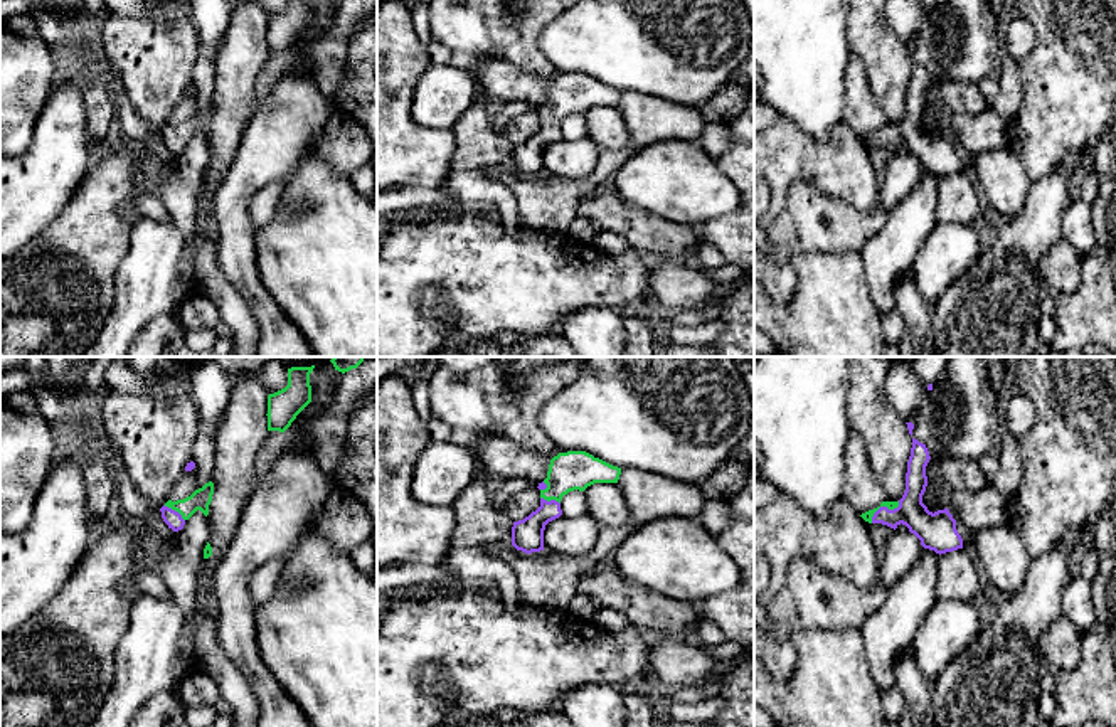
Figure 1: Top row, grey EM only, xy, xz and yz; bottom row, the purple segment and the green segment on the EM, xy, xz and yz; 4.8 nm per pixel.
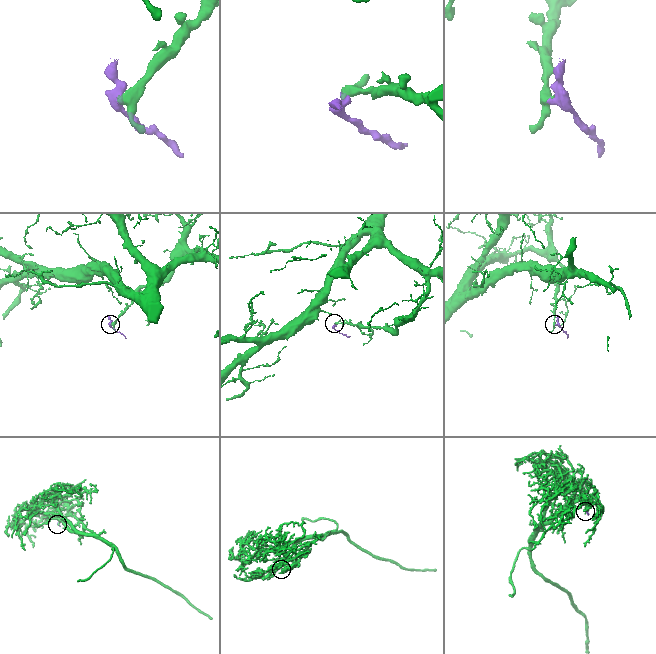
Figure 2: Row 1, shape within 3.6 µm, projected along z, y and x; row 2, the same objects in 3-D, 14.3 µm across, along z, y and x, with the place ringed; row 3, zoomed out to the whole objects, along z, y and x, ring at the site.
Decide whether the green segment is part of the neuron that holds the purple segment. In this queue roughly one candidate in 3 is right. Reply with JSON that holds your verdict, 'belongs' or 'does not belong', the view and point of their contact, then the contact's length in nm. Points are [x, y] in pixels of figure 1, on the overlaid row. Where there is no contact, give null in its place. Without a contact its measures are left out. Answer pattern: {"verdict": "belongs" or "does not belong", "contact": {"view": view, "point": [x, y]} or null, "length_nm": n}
{"verdict": "belongs", "contact": {"view": "yz", "point": [882, 507]}, "length_nm": 170}

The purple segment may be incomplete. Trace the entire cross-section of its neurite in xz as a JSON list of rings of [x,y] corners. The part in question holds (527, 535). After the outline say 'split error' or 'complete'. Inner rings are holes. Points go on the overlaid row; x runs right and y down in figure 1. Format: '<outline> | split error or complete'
[[[586,451],[559,453],[550,459],[547,478],[539,483],[540,507],[513,522],[512,545],[525,554],[544,550],[545,525],[562,515],[561,500],[569,491],[584,491],[594,483],[618,483],[621,468]]] | split error

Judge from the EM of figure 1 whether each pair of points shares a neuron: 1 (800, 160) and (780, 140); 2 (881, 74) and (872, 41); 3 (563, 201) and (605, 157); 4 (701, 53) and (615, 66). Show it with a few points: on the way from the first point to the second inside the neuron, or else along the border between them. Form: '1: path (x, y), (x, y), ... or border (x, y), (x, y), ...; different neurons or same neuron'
1: path (795, 155), (785, 145); same neuron
2: path (881, 66), (881, 49); same neuron
3: path (576, 189), (584, 187), (601, 170); same neuron
4: path (679, 58), (637, 58); same neuron

